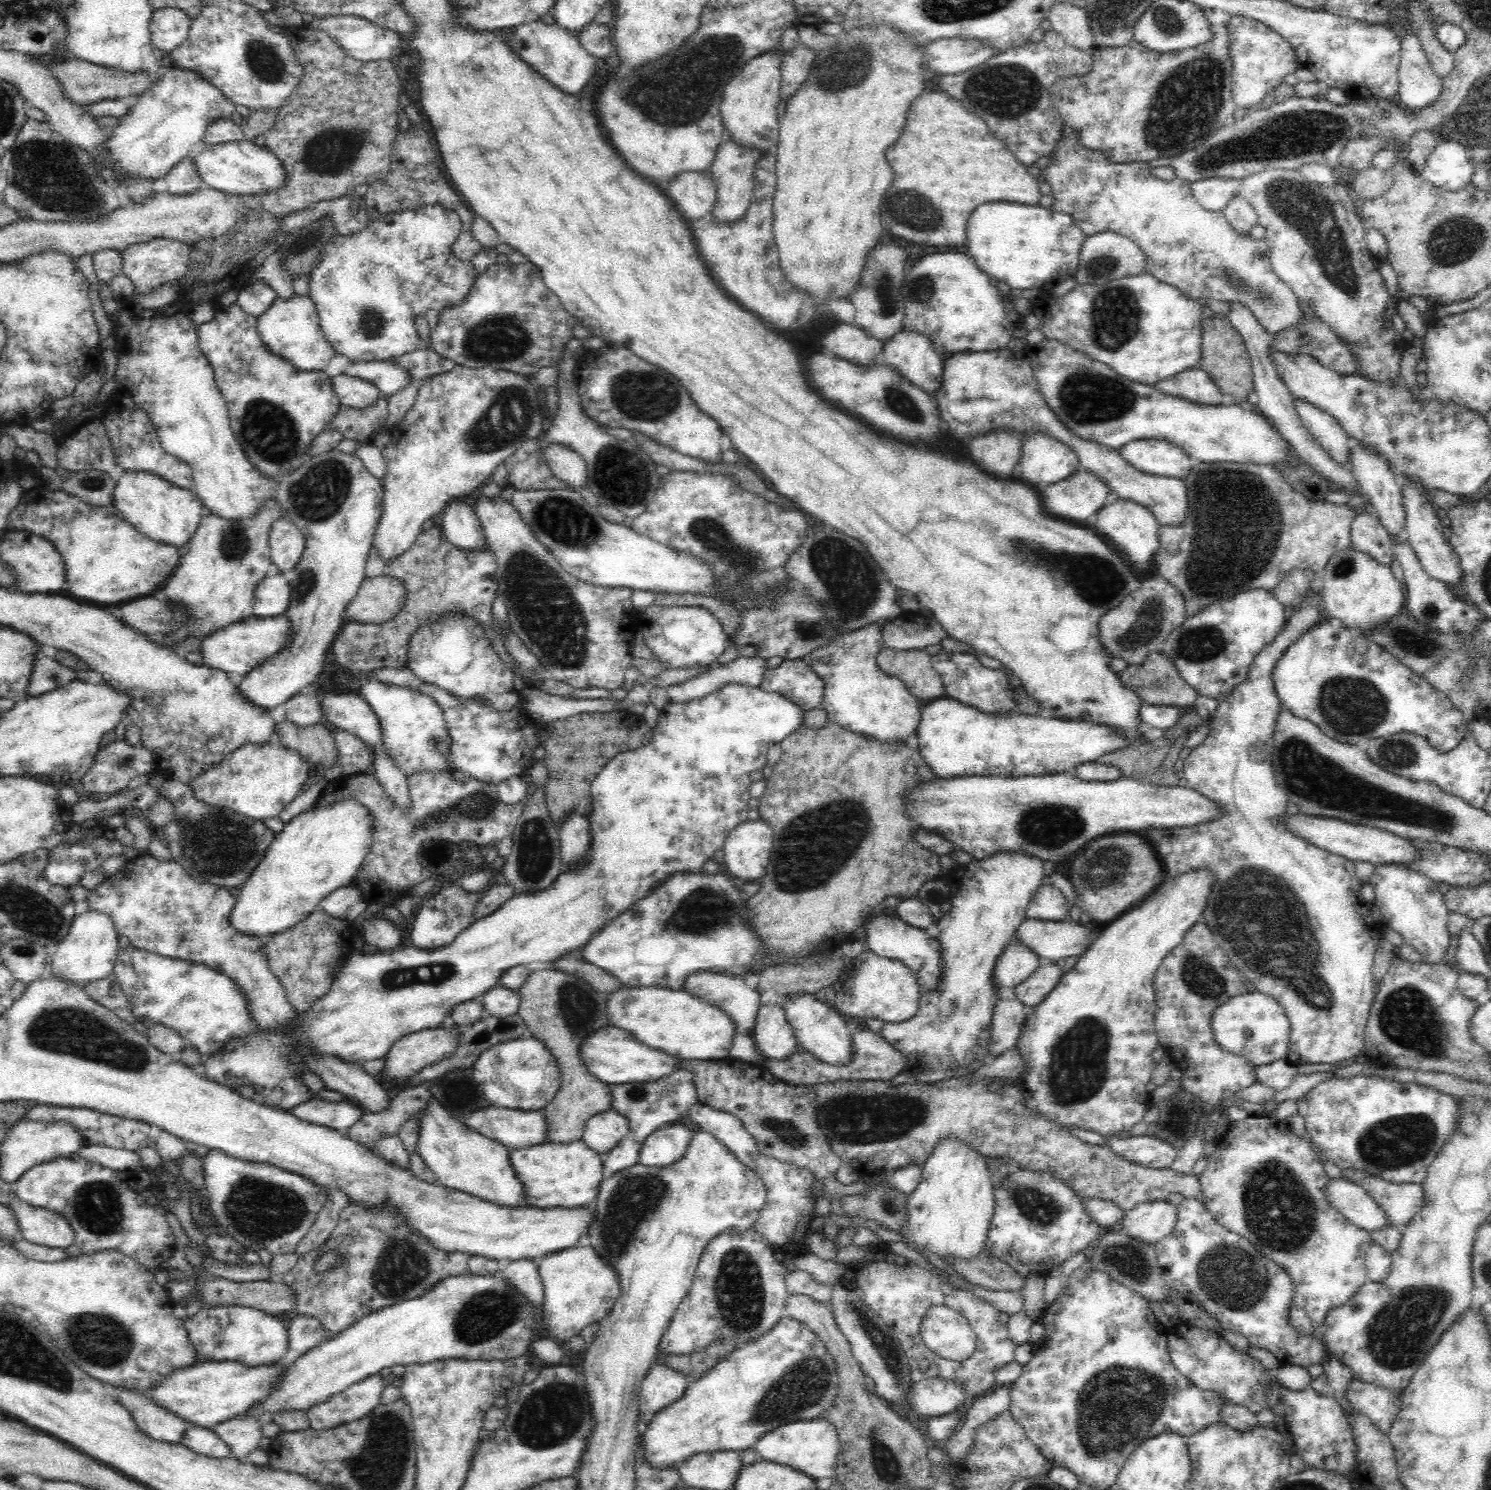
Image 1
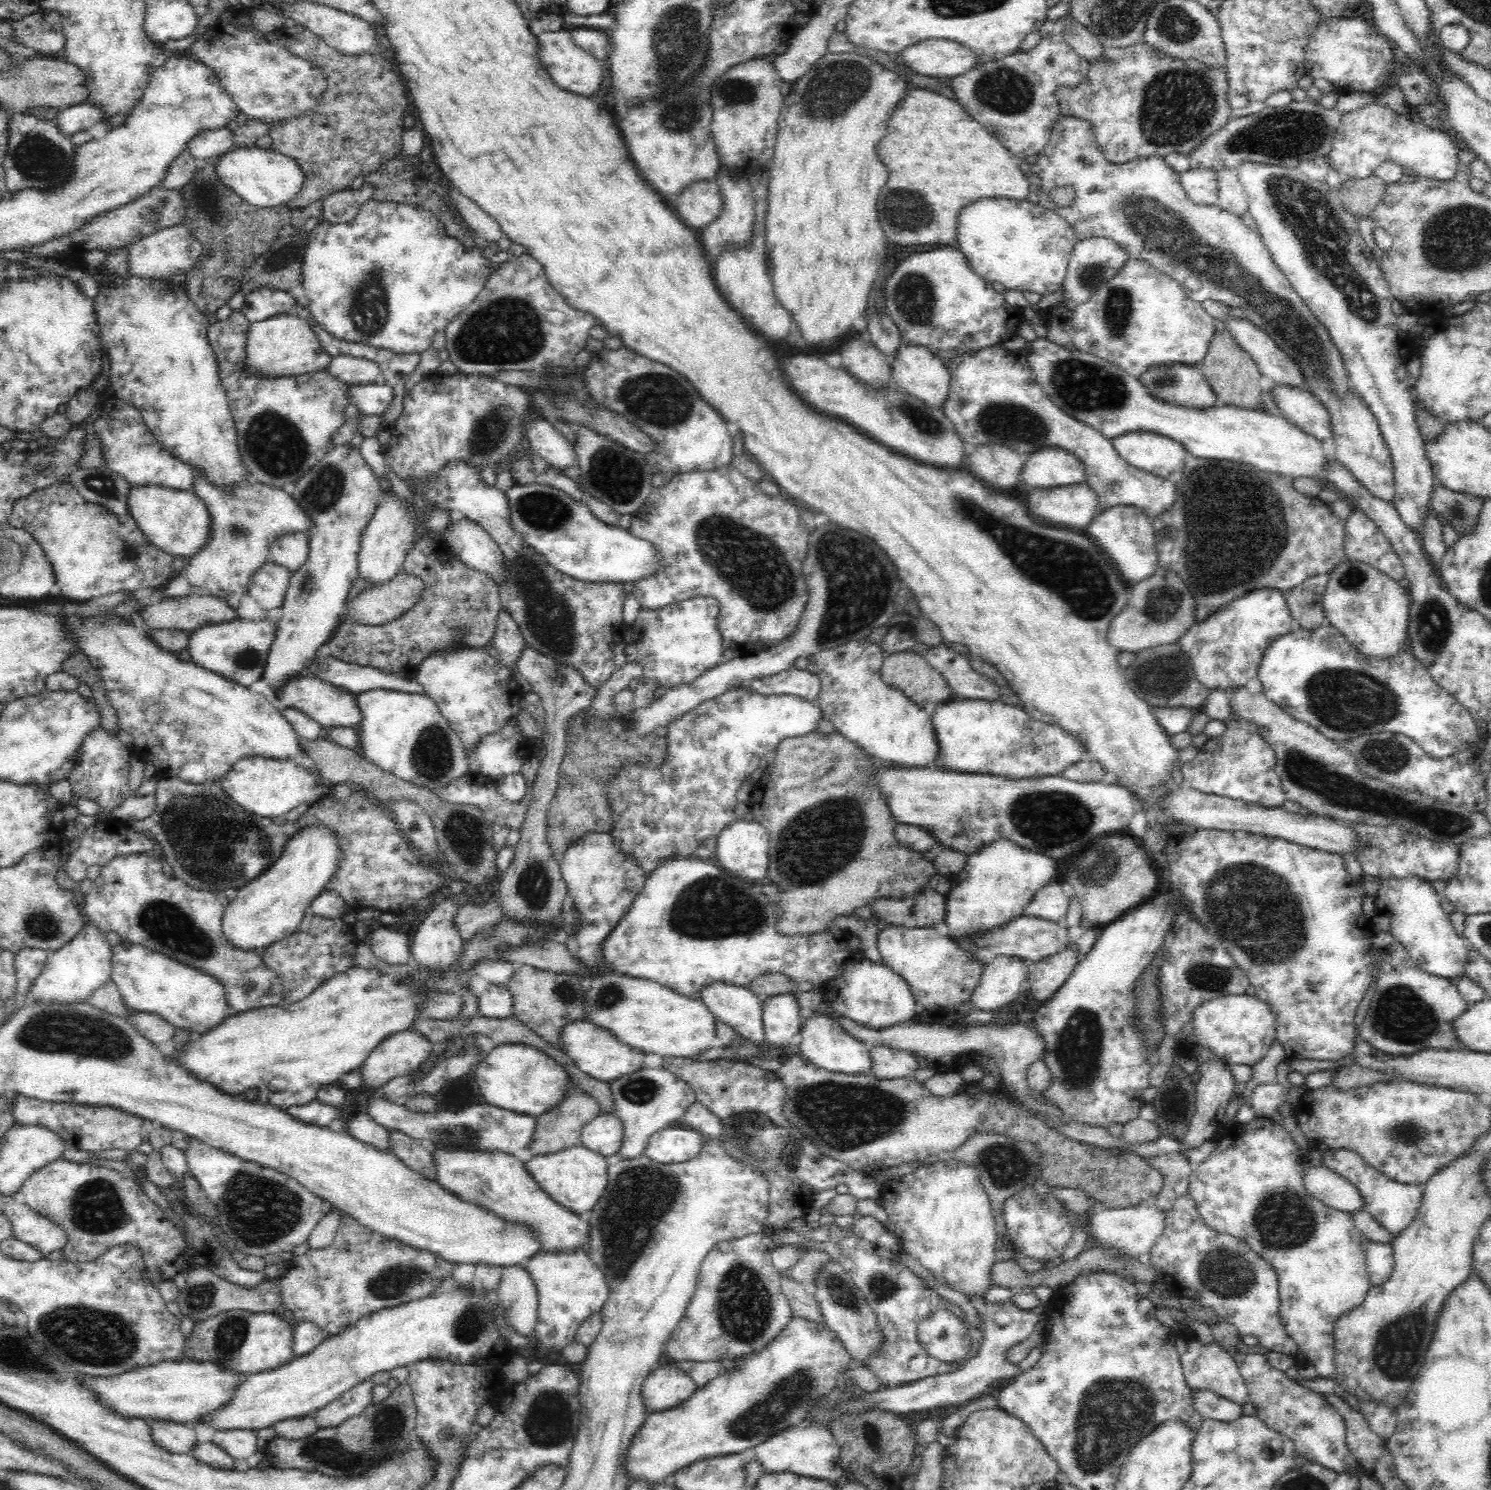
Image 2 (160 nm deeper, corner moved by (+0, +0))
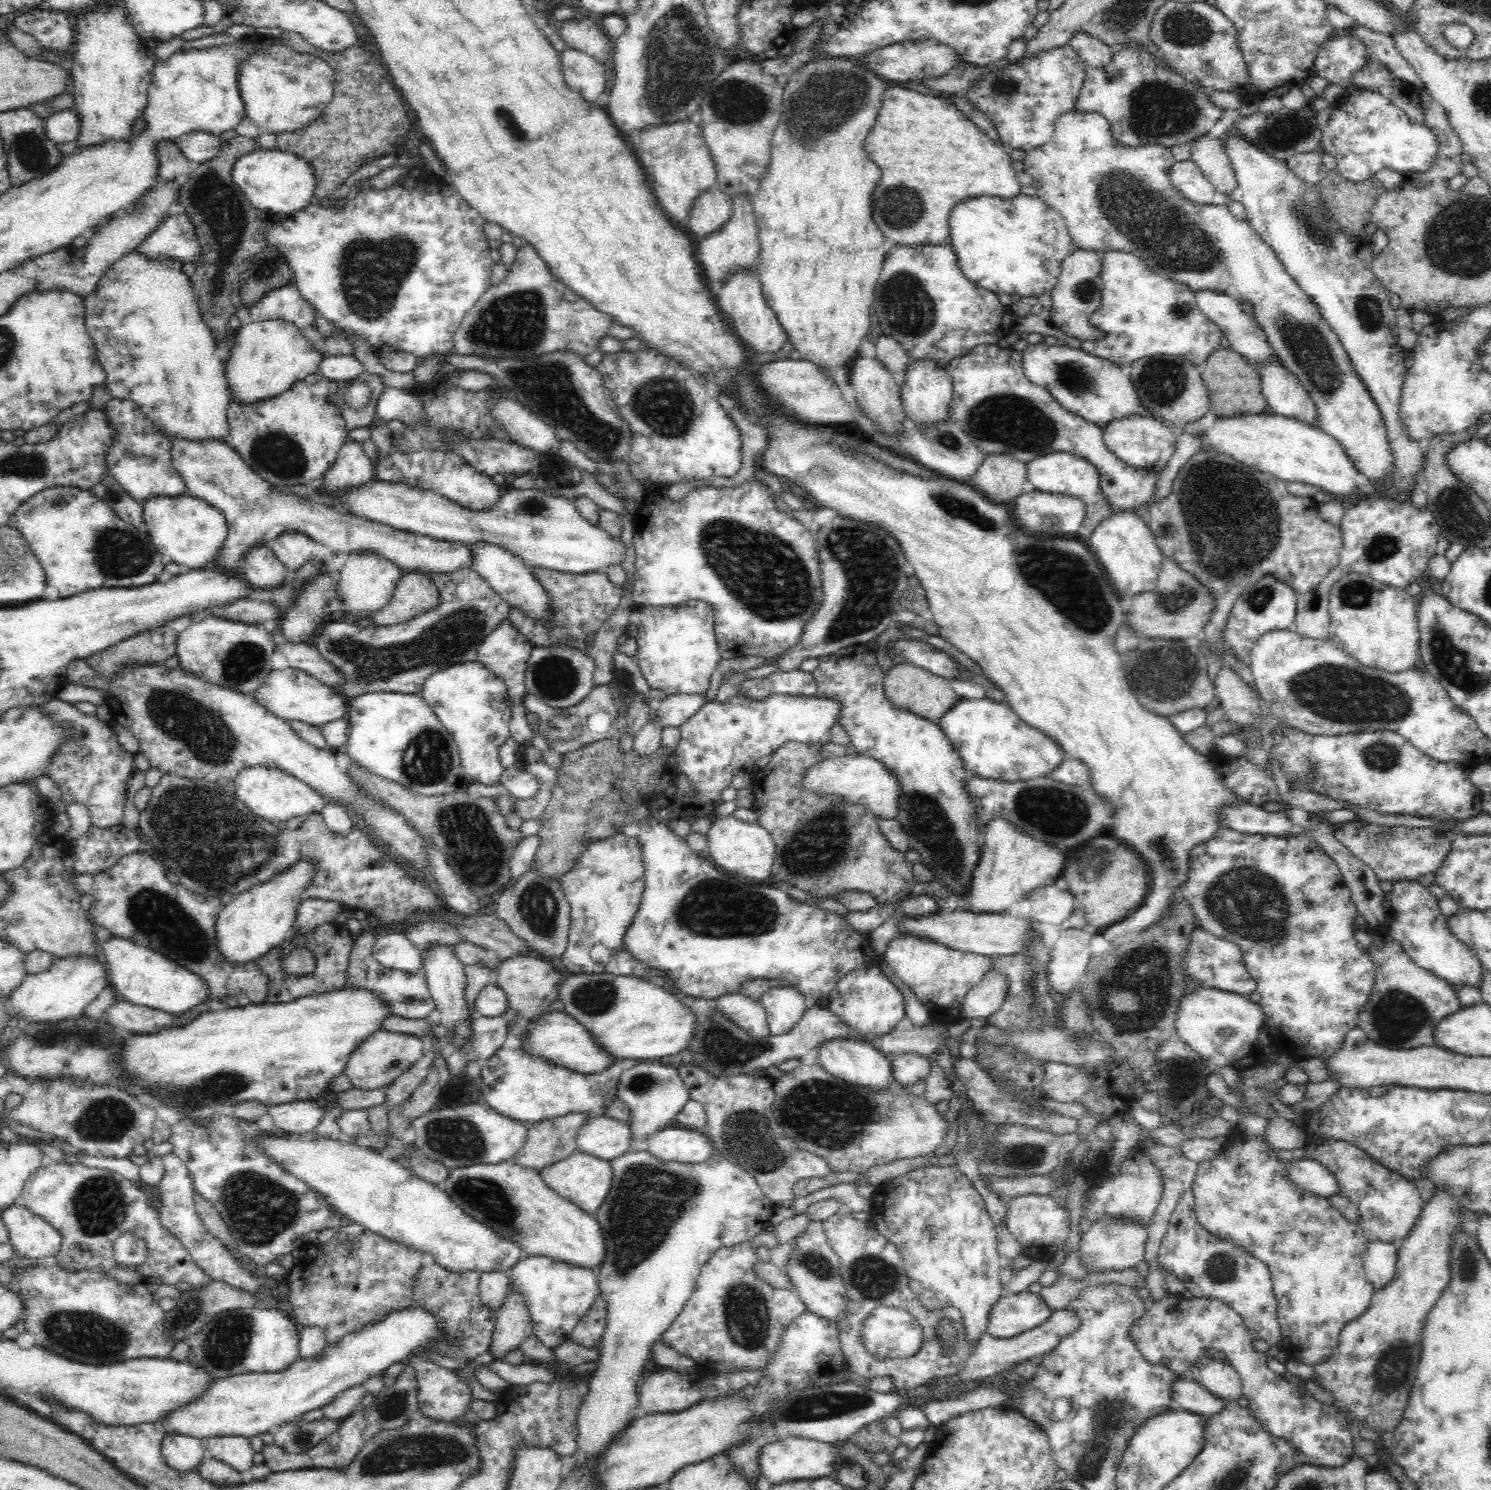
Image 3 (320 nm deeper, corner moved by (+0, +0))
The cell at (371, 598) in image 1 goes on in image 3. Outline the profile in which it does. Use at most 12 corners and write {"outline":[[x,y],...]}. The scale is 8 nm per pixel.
{"outline":[[405,573],[371,614],[378,626],[435,609],[440,591],[425,573]]}

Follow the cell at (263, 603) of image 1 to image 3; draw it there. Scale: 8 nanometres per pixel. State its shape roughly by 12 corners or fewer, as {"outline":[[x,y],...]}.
{"outline":[[268,542],[254,544],[241,574],[257,590],[285,582],[286,568]]}

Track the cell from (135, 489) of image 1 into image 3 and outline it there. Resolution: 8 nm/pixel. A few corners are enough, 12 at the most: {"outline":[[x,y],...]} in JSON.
{"outline":[[190,494],[149,498],[163,560],[210,568],[228,536],[222,511]]}

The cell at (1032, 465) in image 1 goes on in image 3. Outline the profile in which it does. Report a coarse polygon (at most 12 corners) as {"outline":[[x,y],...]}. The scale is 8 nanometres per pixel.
{"outline":[[1070,453],[1027,462],[1036,491],[1084,501],[1078,531],[1114,513],[1099,470]]}

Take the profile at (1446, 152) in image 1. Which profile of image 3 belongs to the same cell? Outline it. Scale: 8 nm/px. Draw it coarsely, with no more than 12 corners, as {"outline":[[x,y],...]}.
{"outline":[[1376,91],[1332,102],[1320,150],[1362,182],[1424,172],[1425,124]]}

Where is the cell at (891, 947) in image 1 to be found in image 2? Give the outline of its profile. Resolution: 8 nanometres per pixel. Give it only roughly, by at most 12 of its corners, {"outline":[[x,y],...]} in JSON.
{"outline":[[885,924],[882,964],[929,1014],[968,1003],[987,963],[942,929]]}

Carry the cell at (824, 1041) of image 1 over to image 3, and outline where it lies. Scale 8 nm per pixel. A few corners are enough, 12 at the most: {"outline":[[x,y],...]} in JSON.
{"outline":[[832,1039],[817,1048],[833,1077],[894,1092],[892,1062],[869,1042]]}

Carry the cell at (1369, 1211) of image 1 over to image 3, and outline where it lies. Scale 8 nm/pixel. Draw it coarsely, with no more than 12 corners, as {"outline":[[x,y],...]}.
{"outline":[[1317,1160],[1286,1162],[1294,1185],[1317,1196],[1339,1193],[1336,1178]]}

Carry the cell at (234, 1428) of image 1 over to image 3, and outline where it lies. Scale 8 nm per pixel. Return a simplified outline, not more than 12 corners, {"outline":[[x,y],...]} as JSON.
{"outline":[[241,1436],[202,1439],[206,1456],[241,1473],[255,1452]]}

